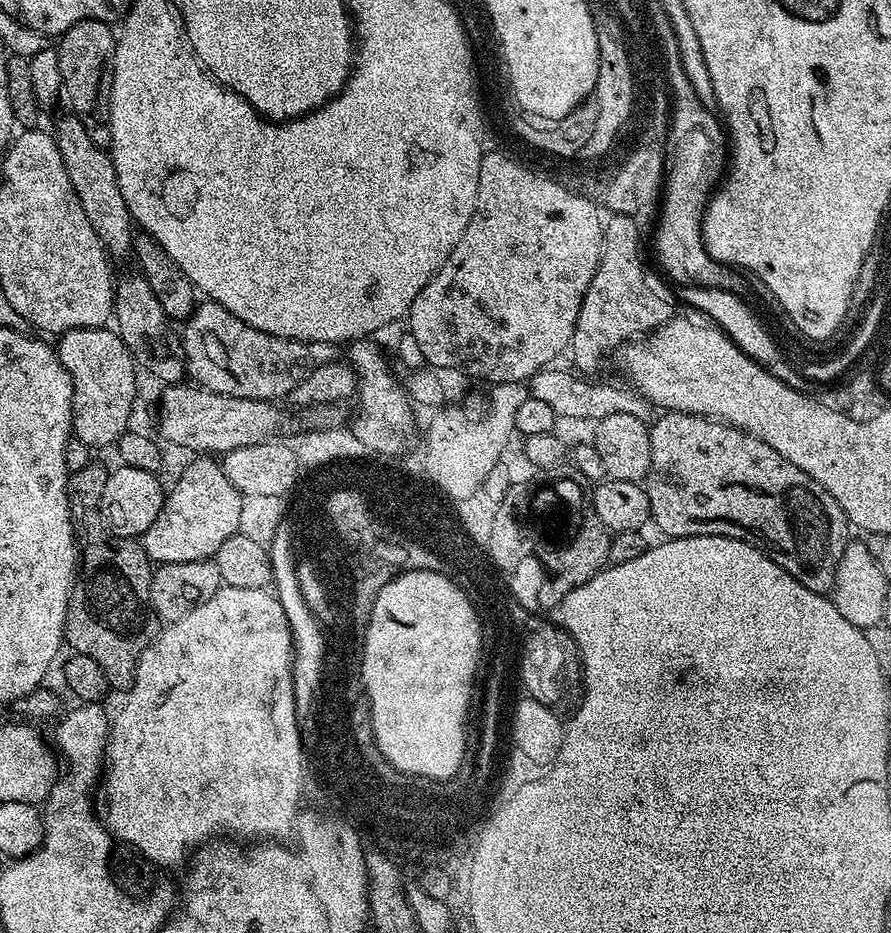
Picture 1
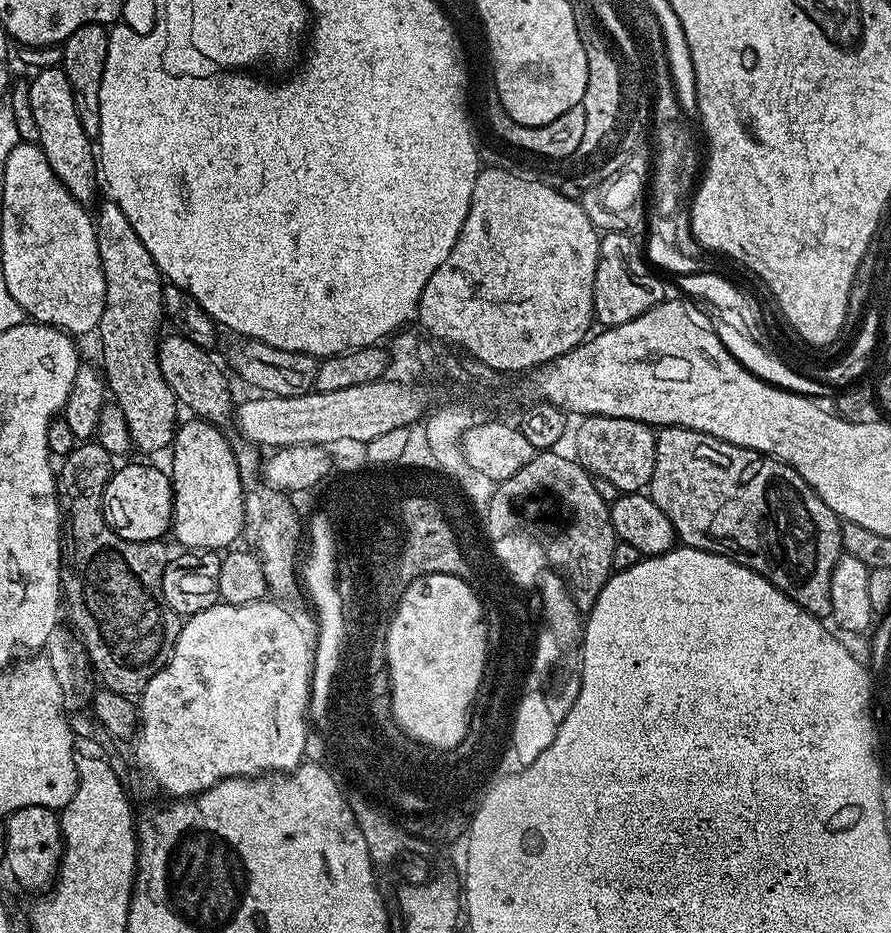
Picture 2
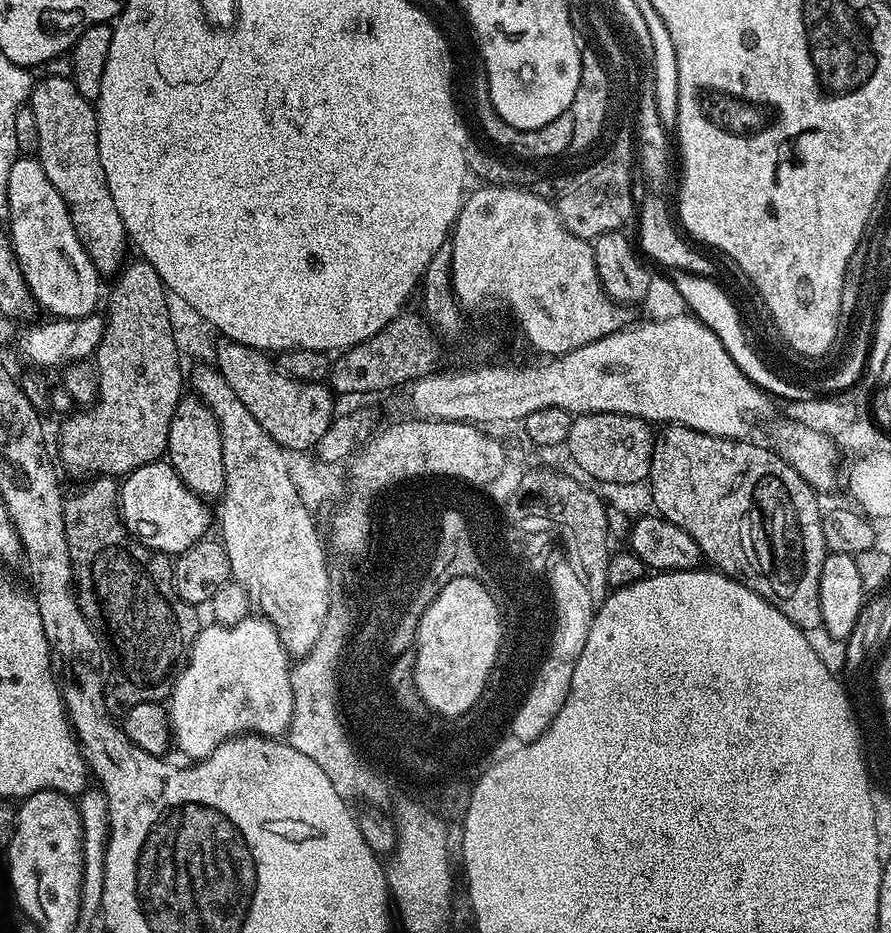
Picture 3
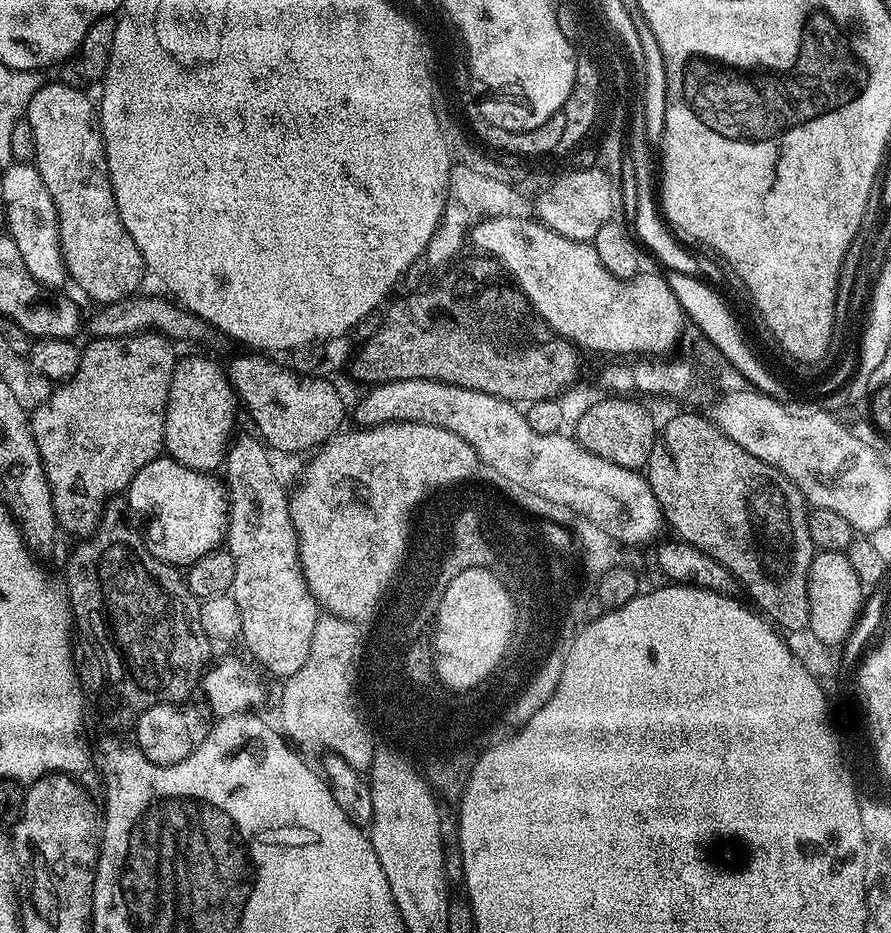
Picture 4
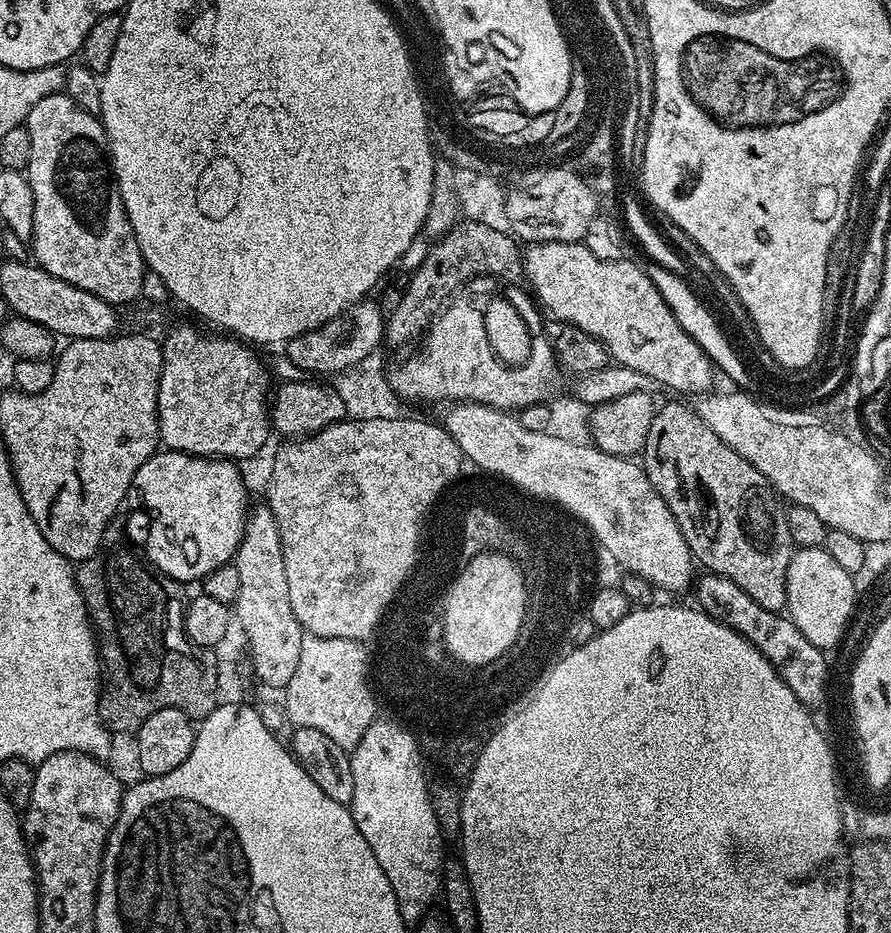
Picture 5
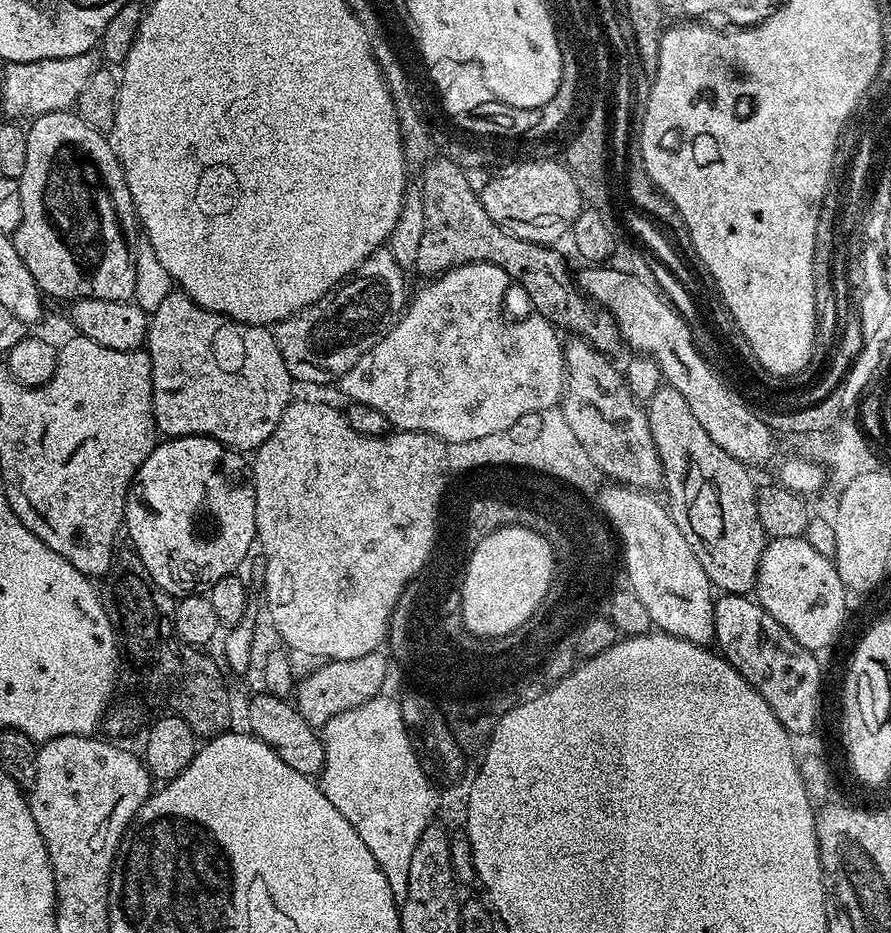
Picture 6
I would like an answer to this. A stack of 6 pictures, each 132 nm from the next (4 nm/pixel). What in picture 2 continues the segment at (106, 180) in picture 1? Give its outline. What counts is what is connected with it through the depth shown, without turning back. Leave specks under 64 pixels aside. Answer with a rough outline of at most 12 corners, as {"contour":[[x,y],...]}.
{"contour":[[112,199],[94,212],[102,375],[132,448],[176,434],[158,366],[164,285]]}

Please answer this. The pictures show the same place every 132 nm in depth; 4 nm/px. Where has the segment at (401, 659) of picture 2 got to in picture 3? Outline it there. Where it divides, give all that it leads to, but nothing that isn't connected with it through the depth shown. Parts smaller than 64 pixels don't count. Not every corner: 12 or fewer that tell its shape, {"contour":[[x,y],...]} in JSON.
{"contour":[[470,580],[416,625],[413,678],[444,712],[466,708],[496,651],[496,612]]}

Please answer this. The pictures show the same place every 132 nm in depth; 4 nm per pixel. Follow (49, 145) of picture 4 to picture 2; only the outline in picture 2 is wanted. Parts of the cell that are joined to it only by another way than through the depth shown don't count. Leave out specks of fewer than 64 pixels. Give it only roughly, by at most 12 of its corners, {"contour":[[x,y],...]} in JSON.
{"contour":[[60,66],[27,86],[40,149],[62,186],[91,205],[93,137]]}

